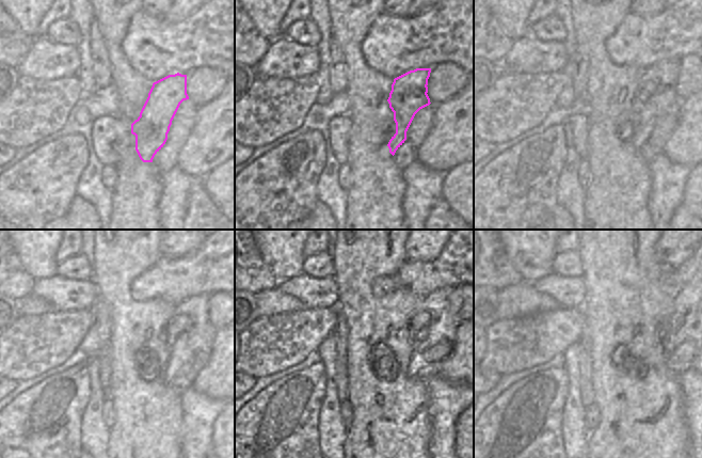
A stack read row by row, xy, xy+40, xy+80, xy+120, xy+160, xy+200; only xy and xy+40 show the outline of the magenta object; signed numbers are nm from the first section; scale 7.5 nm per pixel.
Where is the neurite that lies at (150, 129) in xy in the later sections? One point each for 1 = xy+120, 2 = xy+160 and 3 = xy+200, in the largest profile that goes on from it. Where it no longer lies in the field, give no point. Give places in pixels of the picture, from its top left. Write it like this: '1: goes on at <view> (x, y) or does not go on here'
1: goes on at xy+120 (190, 330)
2: goes on at xy+160 (431, 333)
3: goes on at xy+200 (681, 334)

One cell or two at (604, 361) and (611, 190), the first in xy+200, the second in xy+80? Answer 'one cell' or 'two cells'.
one cell

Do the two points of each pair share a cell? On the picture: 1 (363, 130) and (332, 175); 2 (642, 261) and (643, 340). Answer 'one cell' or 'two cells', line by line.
1: two cells
2: one cell

